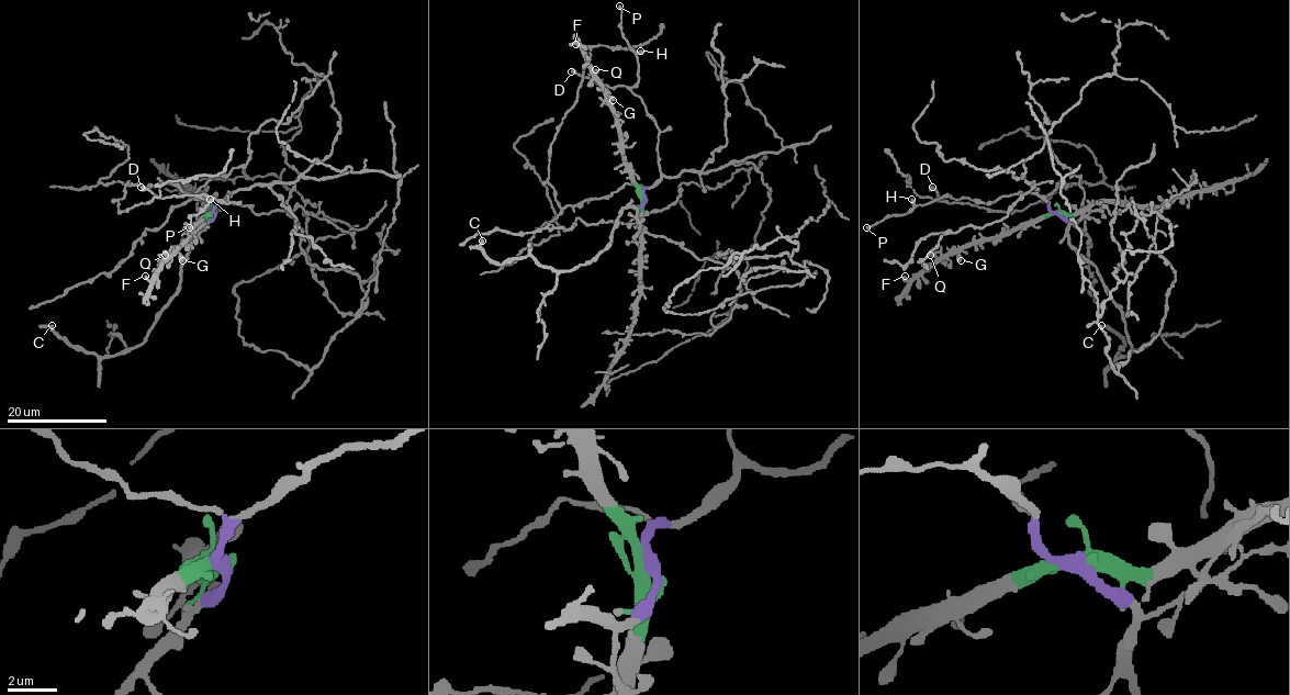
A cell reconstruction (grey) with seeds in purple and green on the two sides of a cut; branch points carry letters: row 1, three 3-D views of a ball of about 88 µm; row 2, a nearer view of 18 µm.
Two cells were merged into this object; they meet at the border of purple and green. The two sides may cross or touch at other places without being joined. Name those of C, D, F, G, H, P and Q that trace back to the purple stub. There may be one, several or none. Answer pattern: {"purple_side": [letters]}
{"purple_side": ["C", "D", "H", "P"]}

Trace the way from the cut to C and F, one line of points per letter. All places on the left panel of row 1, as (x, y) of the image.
C: (212, 213), (181, 266), (178, 290), (142, 343), (101, 357), (70, 347), (52, 325)
F: (212, 213), (192, 231), (149, 280), (144, 276)

